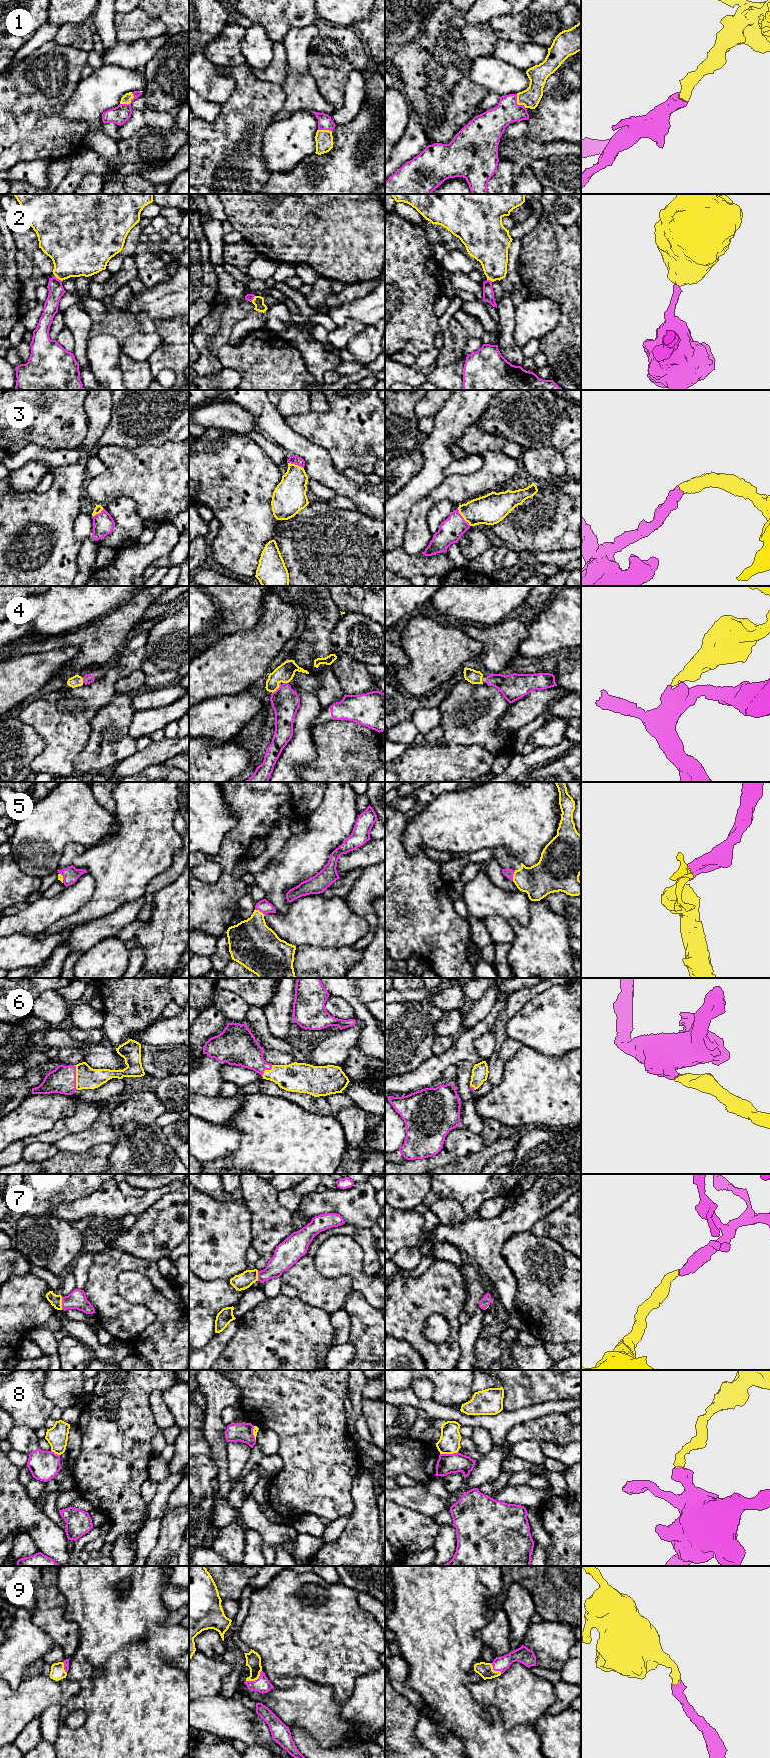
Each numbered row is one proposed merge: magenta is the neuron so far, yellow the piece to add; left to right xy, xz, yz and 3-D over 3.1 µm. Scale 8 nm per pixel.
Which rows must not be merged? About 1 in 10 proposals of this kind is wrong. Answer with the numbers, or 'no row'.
8

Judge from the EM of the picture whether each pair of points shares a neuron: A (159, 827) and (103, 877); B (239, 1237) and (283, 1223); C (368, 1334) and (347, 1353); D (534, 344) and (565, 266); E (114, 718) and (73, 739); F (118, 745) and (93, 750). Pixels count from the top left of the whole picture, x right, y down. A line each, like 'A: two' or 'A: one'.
A: one
B: two
C: two
D: two
E: two
F: one

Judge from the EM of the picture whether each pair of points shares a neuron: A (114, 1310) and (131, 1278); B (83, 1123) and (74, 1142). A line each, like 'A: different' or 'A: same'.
A: different
B: different

